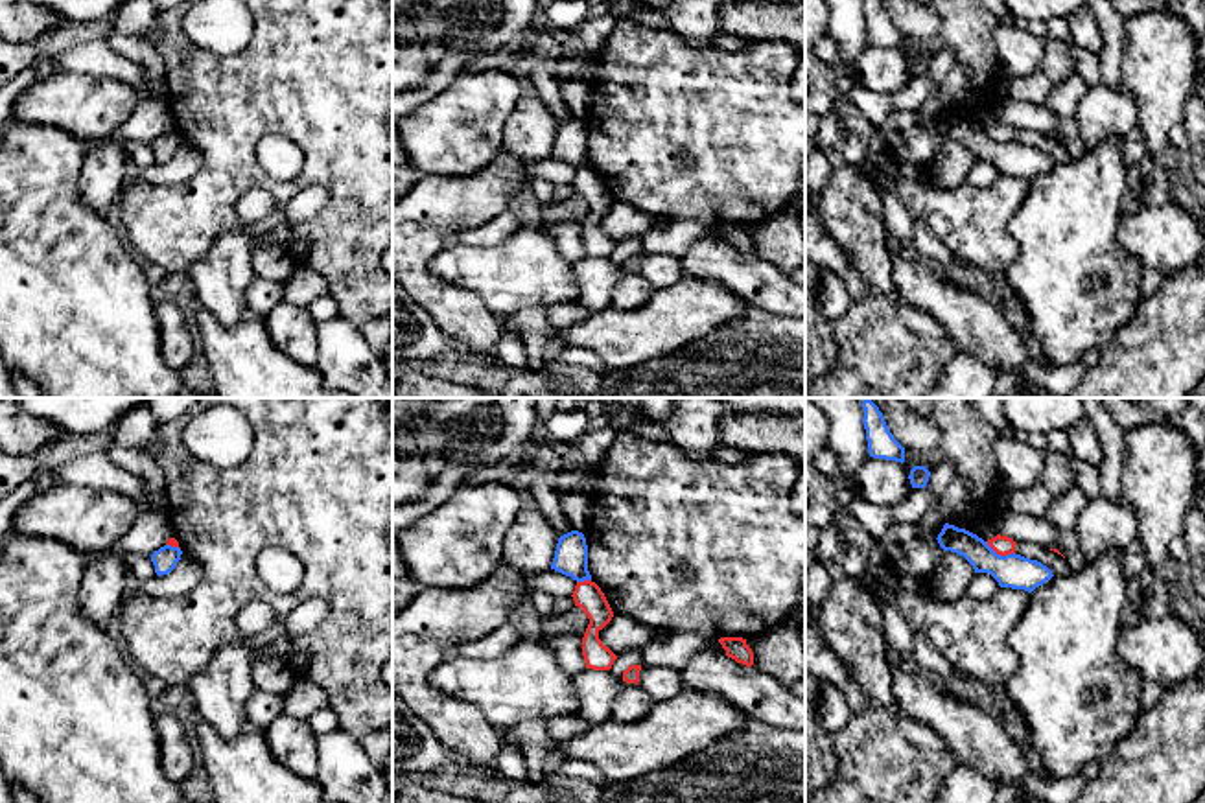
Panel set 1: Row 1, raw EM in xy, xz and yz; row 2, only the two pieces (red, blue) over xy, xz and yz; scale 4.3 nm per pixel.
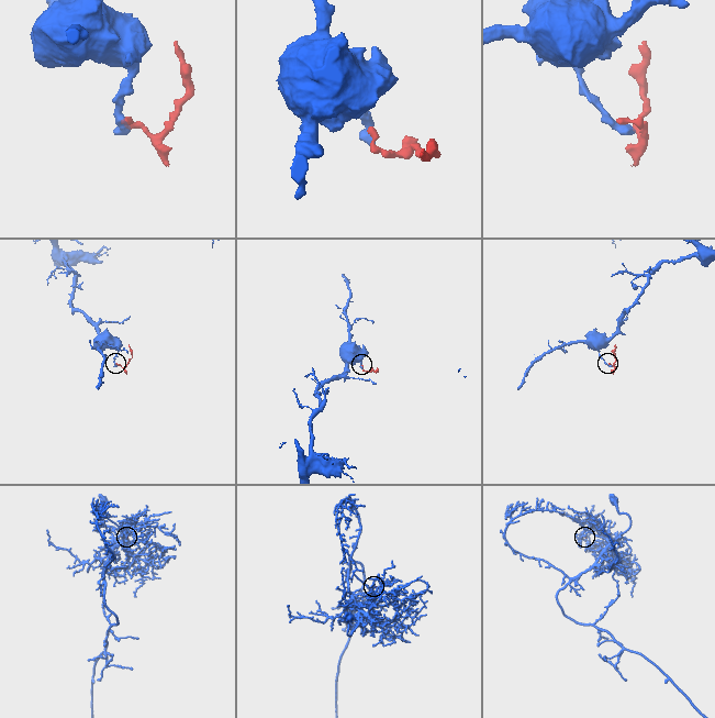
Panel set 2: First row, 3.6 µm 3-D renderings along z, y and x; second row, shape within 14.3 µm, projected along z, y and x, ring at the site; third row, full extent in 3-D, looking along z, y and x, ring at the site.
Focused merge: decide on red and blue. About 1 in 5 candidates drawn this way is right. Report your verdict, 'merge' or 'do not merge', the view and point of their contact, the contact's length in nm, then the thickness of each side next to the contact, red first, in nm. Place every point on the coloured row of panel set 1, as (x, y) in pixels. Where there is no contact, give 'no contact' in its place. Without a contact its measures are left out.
do not merge; meets red in yz at (1001, 555); contact 140 nm long; 90 nm thick on the red side, 150 nm on the other

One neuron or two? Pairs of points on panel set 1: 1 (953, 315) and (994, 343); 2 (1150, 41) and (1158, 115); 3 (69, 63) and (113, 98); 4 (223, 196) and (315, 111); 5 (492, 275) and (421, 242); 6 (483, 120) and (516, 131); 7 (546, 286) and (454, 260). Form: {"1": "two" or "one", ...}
{"1": "one", "2": "one", "3": "two", "4": "one", "5": "two", "6": "two", "7": "one"}

